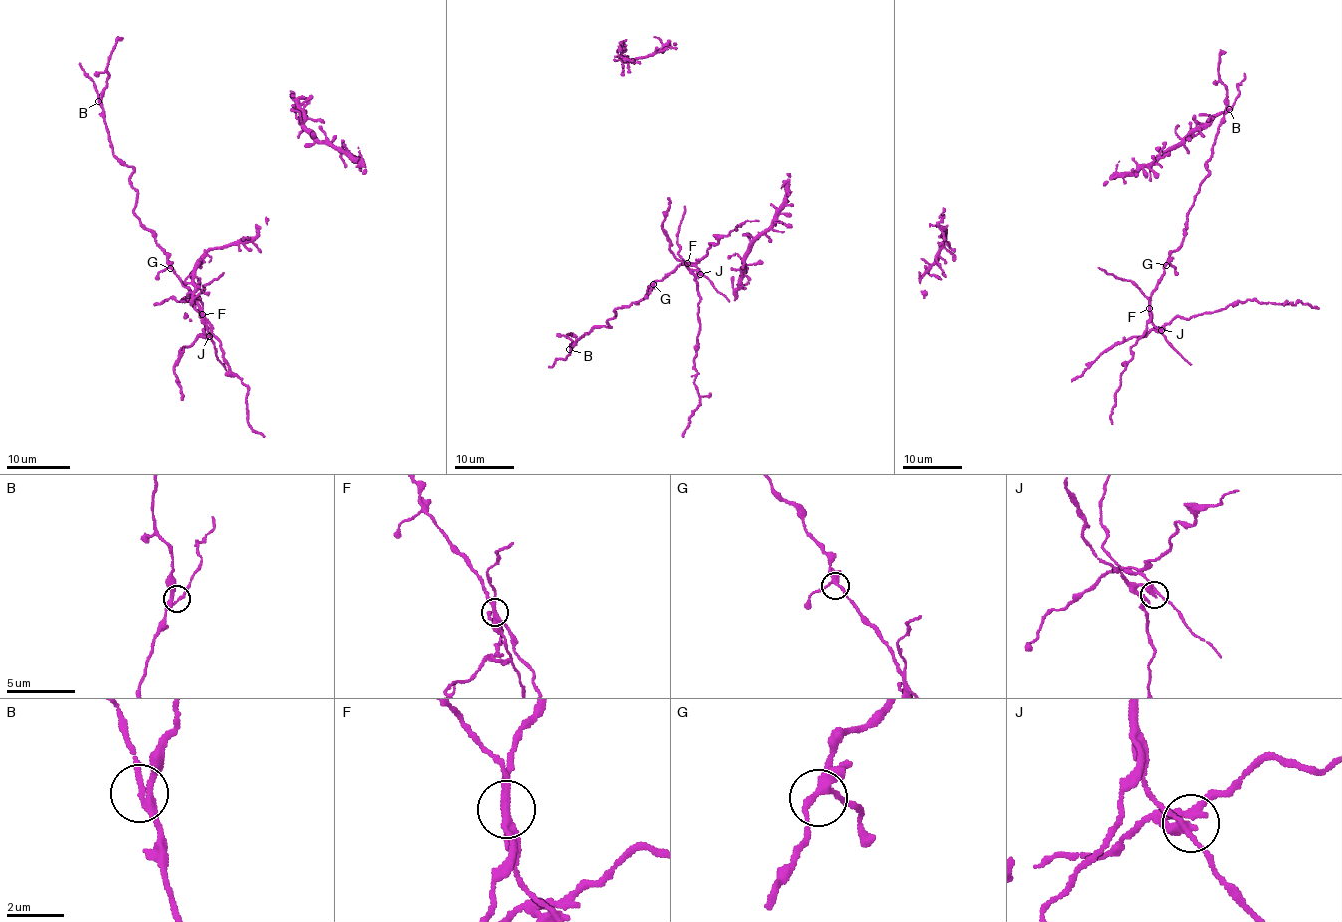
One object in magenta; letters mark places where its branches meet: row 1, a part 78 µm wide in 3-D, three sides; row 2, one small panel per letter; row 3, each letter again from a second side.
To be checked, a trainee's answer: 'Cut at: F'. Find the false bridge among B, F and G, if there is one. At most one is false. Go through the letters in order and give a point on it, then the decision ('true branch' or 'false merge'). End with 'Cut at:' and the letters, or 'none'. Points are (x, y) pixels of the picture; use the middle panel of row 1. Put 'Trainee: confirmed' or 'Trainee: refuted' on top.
Trainee: confirmed
B: (569, 349) | true branch
F: (687, 263) | false merge
G: (653, 284) | true branch
Cut at: F

